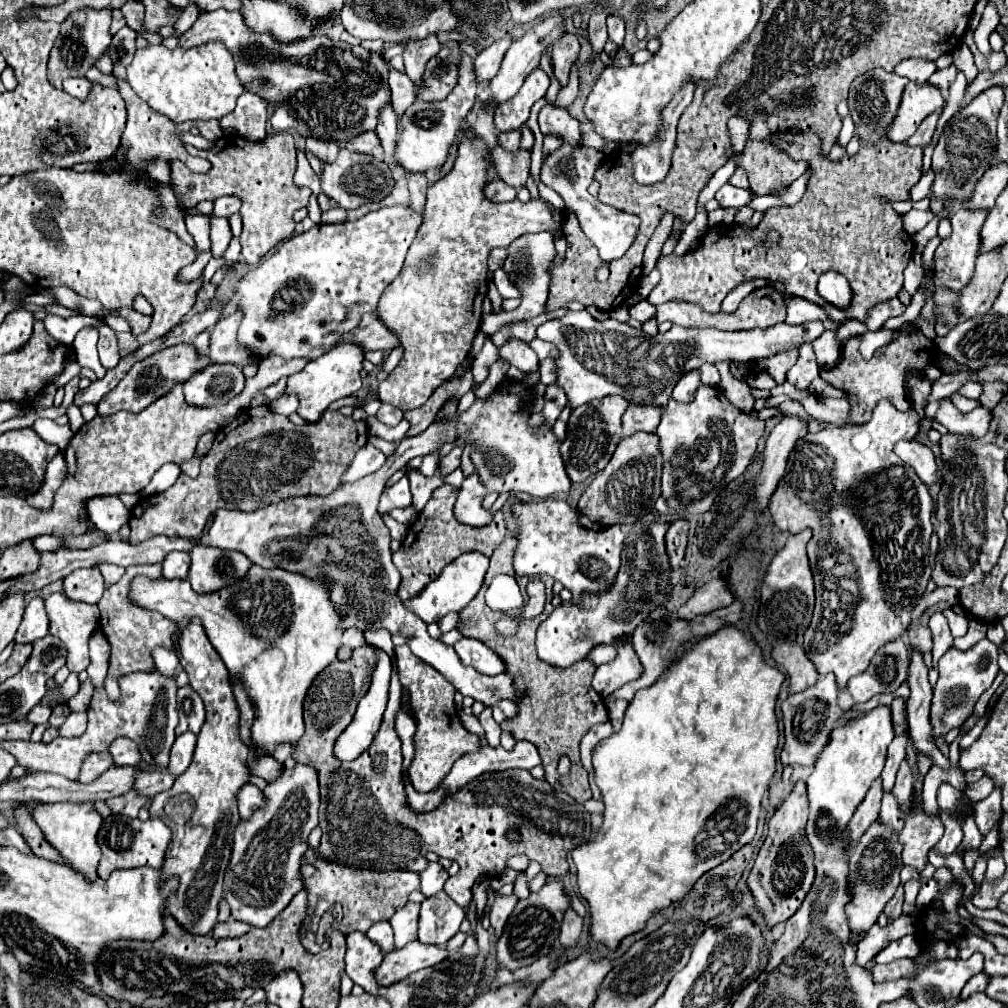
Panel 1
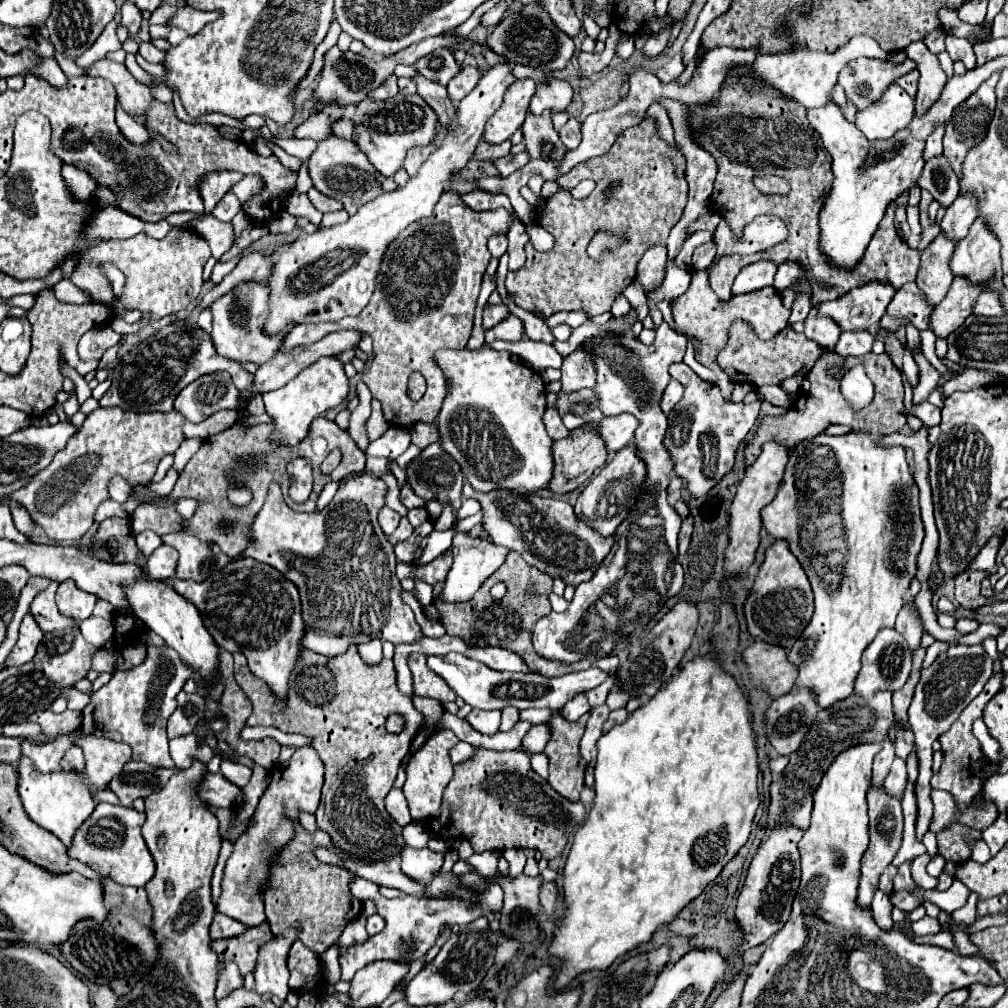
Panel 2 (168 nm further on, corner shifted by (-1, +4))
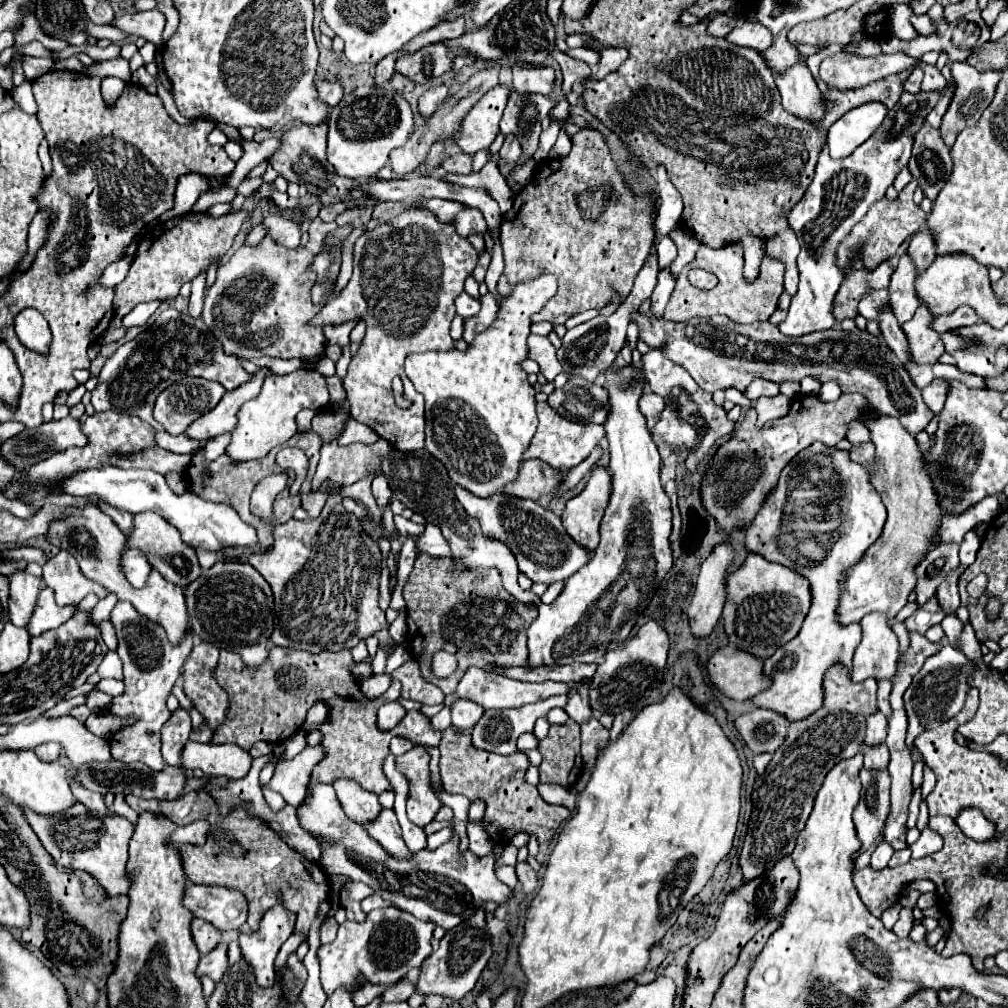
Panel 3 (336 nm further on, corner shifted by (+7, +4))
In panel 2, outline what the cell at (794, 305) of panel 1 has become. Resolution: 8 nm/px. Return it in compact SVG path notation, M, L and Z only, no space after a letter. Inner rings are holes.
M870 281L862 287L850 289L836 301L820 303L820 315L832 317L842 331L874 329L886 313L886 305L894 293L896 291L888 281Z

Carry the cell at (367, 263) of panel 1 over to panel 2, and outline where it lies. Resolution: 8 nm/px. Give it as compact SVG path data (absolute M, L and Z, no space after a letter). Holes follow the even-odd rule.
M496 65L482 75L476 89L468 93L456 107L456 117L448 127L448 135L442 145L422 163L418 173L408 179L408 183L392 193L382 193L376 199L364 203L356 215L346 223L318 229L306 239L284 247L276 255L274 271L270 275L270 319L264 327L264 333L274 335L284 329L290 321L294 323L328 323L340 321L346 315L360 313L376 287L376 275L384 257L388 243L398 237L412 221L428 217L444 193L452 175L460 173L484 133L486 121L500 109L504 91L514 83L514 75L508 65Z

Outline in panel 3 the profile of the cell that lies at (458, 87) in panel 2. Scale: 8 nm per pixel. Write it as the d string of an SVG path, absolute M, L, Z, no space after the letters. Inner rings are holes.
M440 83L440 85L436 85L436 87L430 87L422 97L420 97L420 101L418 101L418 105L420 105L420 113L422 115L432 115L434 111L436 111L436 107L448 97L448 85L444 85L444 83Z

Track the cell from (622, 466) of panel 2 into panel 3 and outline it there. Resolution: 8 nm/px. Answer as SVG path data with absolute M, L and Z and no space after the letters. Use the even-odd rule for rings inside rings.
M596 465L582 493L572 497L562 513L562 525L572 539L588 549L596 549L600 543L600 521L608 507L612 493L612 475L604 465Z

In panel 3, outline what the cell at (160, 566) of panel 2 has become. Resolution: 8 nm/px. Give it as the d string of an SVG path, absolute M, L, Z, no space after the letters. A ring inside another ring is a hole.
M128 549L128 553L124 553L124 571L128 581L134 587L142 587L148 581L148 575L154 571L152 563L148 561L146 553L140 549Z

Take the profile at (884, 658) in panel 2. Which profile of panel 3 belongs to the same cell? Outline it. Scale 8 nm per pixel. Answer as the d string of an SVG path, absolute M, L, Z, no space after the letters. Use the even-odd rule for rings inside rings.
M870 613L862 621L862 643L854 653L854 669L852 681L862 683L872 677L892 679L896 673L896 663L900 657L898 639L890 629L886 615Z

